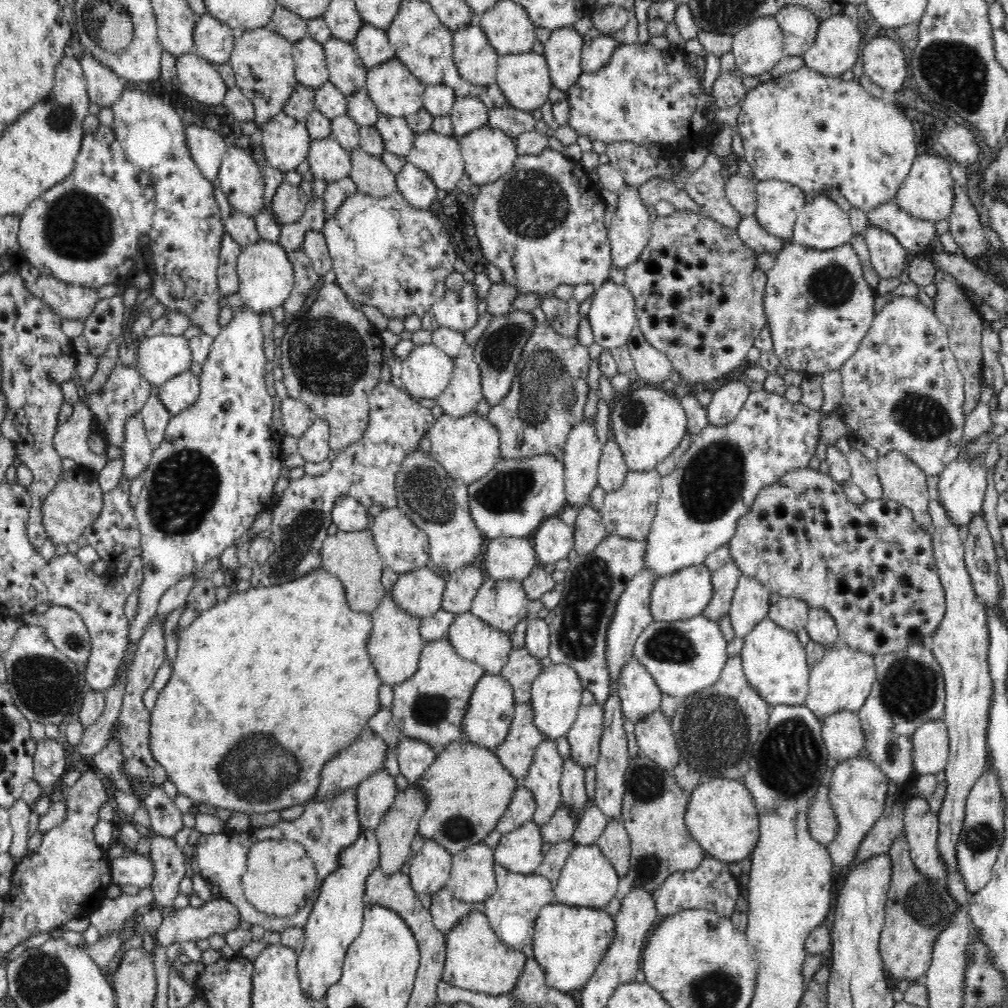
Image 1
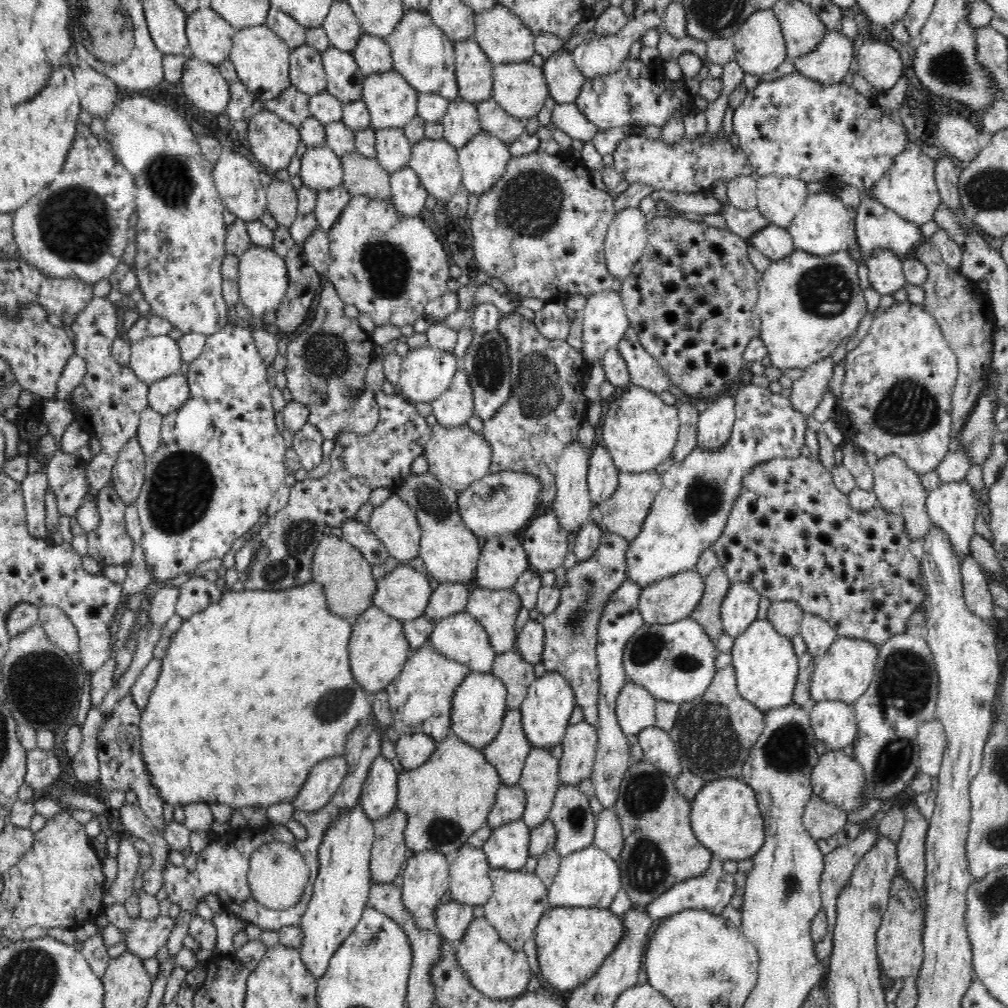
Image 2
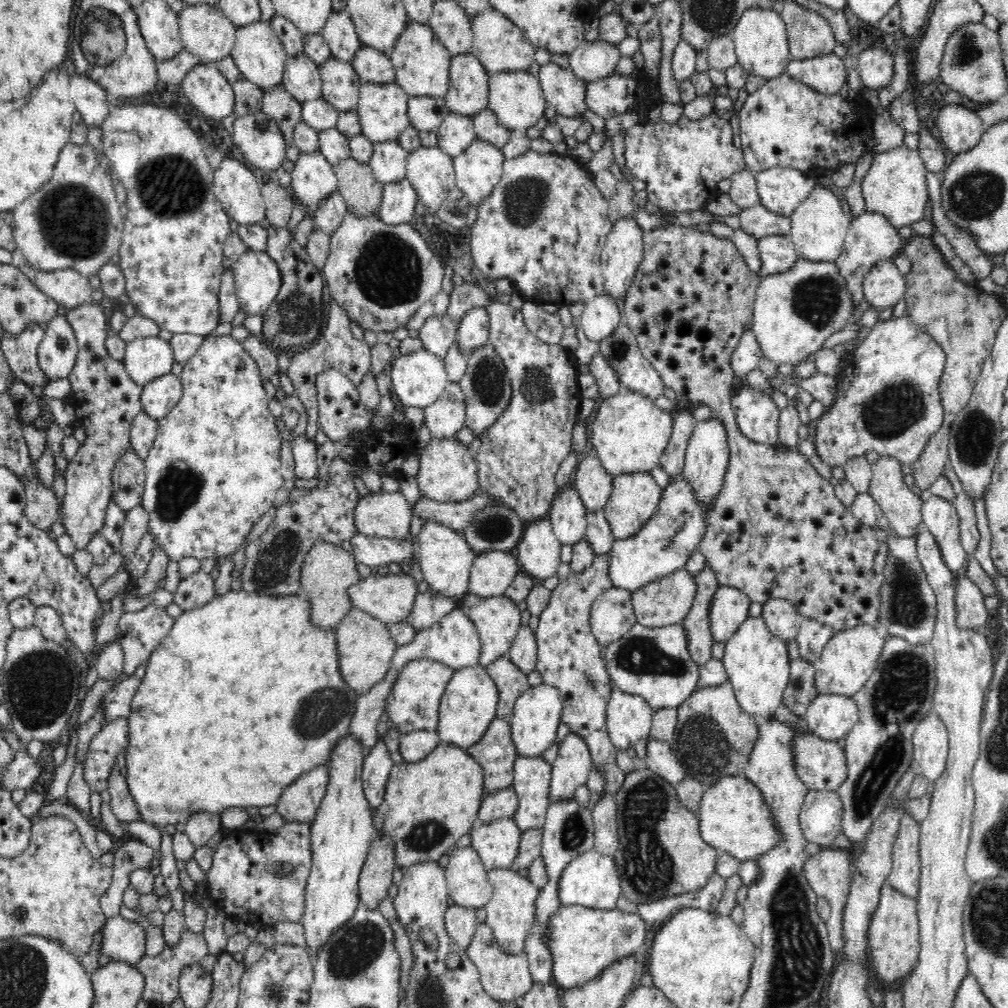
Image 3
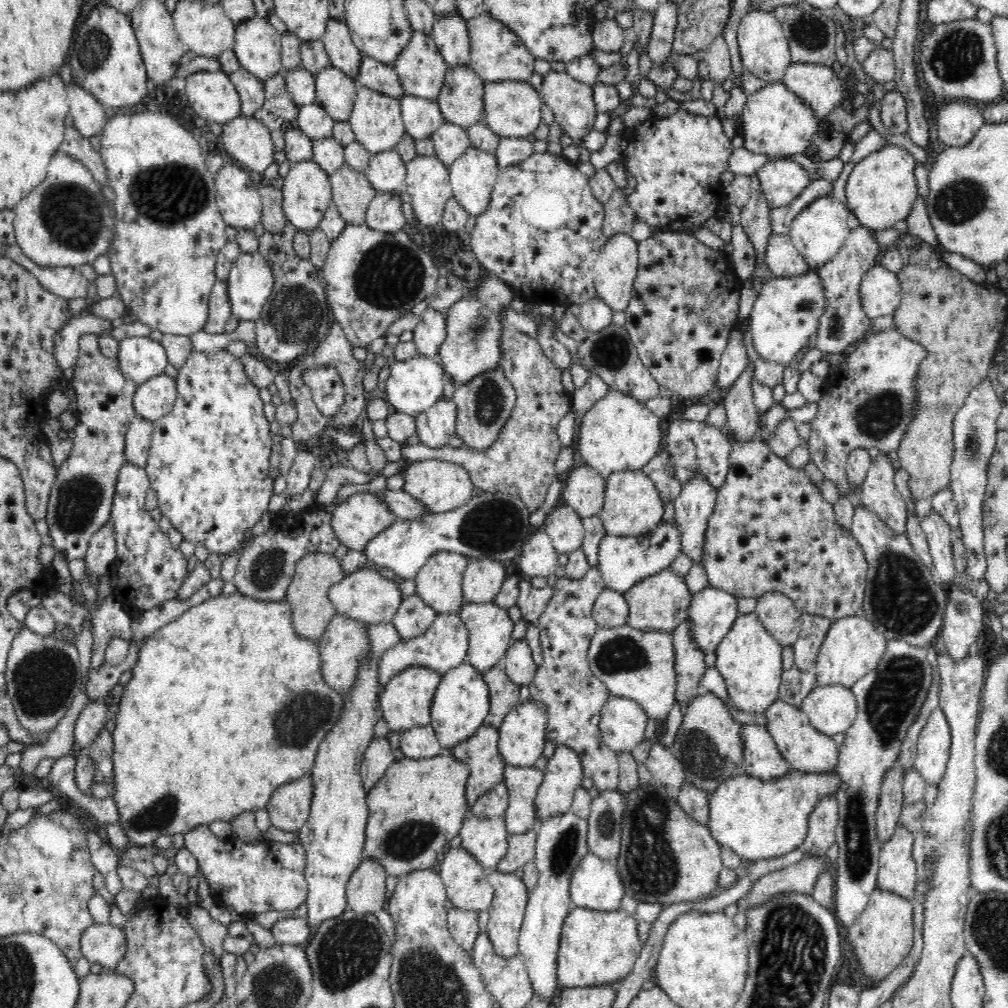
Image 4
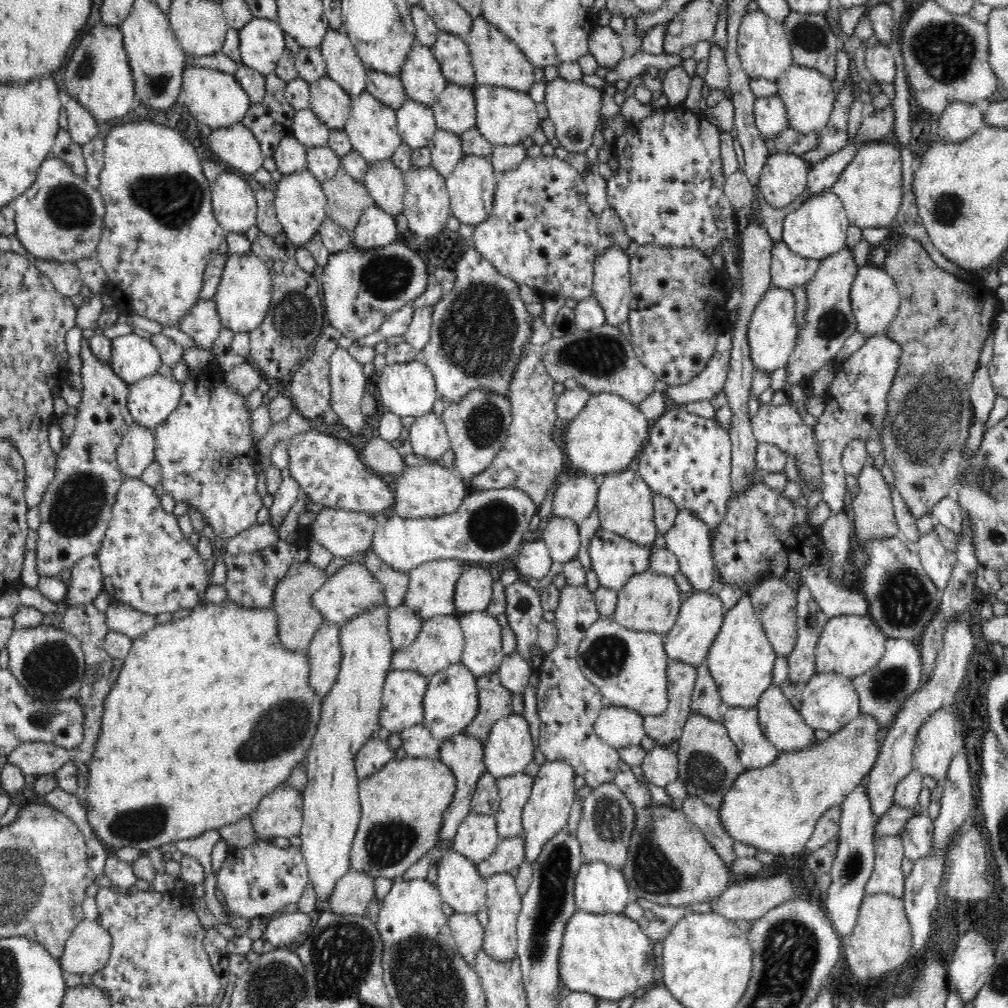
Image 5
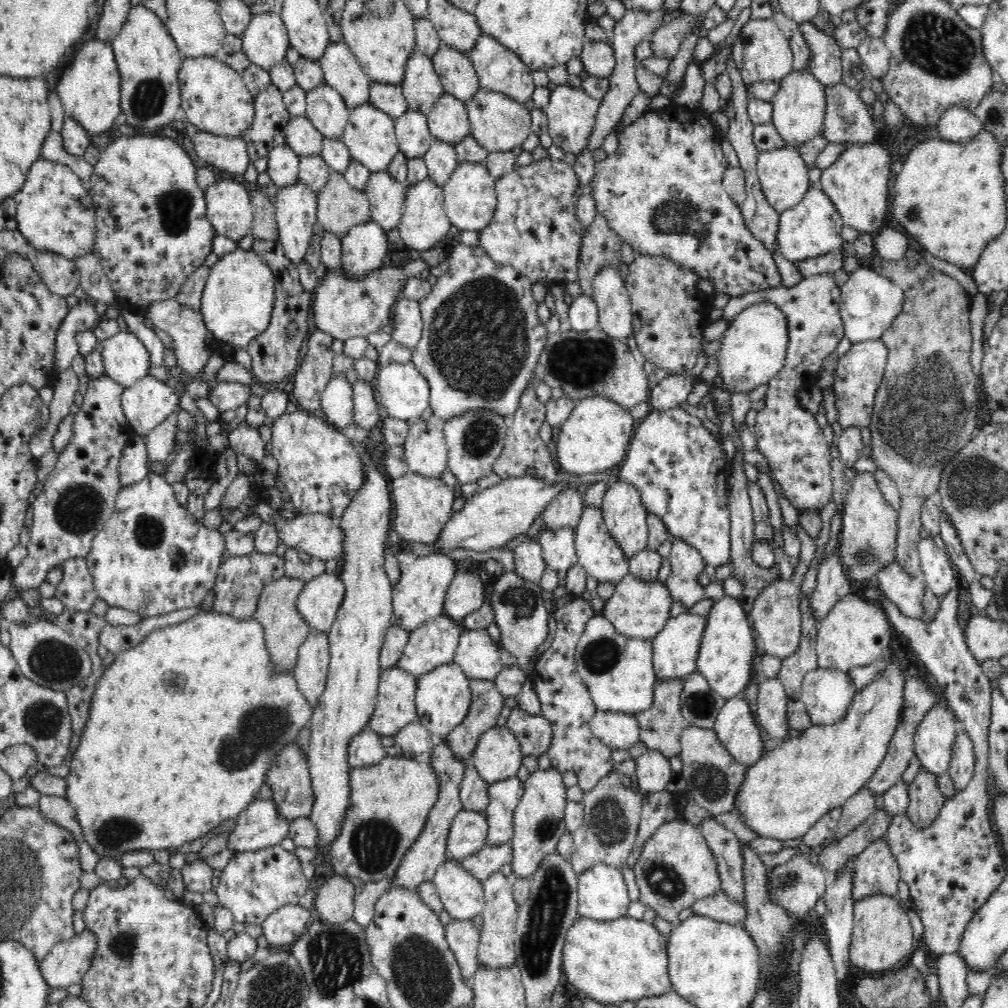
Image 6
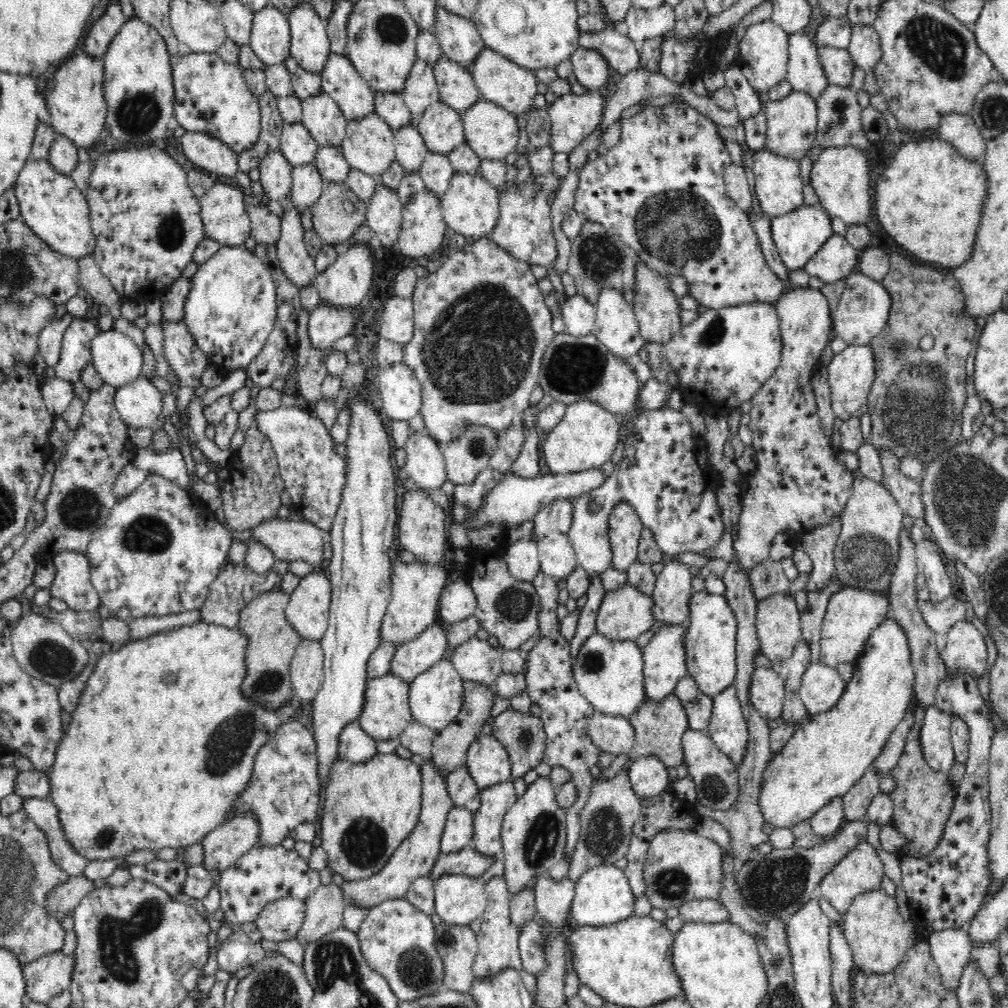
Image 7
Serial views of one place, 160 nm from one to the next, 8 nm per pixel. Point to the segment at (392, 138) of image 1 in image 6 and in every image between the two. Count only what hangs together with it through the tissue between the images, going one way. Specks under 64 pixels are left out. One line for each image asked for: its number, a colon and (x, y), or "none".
2: (393, 150)
3: (389, 159)
4: (386, 172)
5: (385, 183)
6: (386, 196)

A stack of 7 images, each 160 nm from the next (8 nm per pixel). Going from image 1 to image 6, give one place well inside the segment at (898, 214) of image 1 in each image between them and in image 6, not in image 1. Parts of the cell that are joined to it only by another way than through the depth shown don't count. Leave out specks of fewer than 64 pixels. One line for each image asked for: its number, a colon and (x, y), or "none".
2: (876, 226)
3: (870, 238)
4: (844, 321)
5: (829, 318)
6: (788, 436)

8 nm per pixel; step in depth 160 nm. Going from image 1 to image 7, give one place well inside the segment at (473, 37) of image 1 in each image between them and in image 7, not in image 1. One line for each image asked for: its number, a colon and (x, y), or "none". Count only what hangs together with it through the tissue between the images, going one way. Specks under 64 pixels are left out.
2: (474, 72)
3: (468, 93)
4: (461, 102)
5: (455, 110)
6: (448, 121)
7: (441, 127)

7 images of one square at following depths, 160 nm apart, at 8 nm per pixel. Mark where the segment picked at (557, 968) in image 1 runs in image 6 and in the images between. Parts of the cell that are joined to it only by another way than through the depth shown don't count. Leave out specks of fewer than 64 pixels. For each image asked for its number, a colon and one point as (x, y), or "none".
2: (572, 943)
3: (583, 941)
4: (596, 947)
5: (610, 956)
6: (611, 962)

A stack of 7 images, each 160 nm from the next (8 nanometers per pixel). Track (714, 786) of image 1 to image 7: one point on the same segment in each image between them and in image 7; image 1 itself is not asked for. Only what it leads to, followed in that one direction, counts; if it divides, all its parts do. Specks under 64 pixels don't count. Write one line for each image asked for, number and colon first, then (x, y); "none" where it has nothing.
2: (725, 817)
3: (733, 816)
4: (757, 819)
5: (775, 809)
6: (783, 795)
7: (828, 753)

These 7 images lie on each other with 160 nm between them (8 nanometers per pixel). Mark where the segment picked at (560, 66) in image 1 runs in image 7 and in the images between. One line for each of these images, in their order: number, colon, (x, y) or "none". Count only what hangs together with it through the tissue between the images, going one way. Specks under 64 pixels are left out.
2: (564, 81)
3: (561, 88)
4: (572, 102)
5: (574, 108)
6: (571, 112)
7: (573, 117)

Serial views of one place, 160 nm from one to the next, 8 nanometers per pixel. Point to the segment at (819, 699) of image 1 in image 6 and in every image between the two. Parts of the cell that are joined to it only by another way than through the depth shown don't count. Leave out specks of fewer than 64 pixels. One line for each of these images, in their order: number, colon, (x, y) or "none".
2: (844, 673)
3: (846, 663)
4: (853, 647)
5: (850, 645)
6: (855, 632)

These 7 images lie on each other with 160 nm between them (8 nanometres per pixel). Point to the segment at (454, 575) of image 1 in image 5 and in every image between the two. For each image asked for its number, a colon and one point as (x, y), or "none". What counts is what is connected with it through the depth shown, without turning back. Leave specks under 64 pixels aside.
2: (447, 599)
3: (430, 607)
4: (413, 617)
5: (404, 625)

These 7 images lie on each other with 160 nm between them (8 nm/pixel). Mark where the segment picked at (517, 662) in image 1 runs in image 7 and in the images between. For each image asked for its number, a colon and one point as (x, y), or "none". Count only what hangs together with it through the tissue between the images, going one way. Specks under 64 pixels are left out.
2: (517, 674)
3: (511, 682)
4: (504, 693)
5: (494, 700)
6: (487, 703)
7: (450, 746)

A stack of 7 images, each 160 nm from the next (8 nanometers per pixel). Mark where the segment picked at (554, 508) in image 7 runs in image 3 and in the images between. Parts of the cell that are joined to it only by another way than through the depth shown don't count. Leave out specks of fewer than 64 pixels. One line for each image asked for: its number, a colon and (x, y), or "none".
3: (594, 484)
4: (583, 488)
5: (576, 497)
6: (564, 511)

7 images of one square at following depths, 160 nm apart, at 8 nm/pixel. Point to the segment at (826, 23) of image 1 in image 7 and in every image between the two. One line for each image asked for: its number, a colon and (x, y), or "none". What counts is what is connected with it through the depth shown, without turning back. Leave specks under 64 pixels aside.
2: (828, 64)
3: (826, 74)
4: (819, 86)
5: (809, 97)
6: (799, 107)
7: (791, 122)

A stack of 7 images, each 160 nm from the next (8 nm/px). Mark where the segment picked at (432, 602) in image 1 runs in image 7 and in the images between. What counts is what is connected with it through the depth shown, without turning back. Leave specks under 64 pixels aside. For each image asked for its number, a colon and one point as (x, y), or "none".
2: (403, 594)
3: (389, 598)
4: (370, 596)
5: (353, 589)
6: (318, 602)
7: (308, 610)

